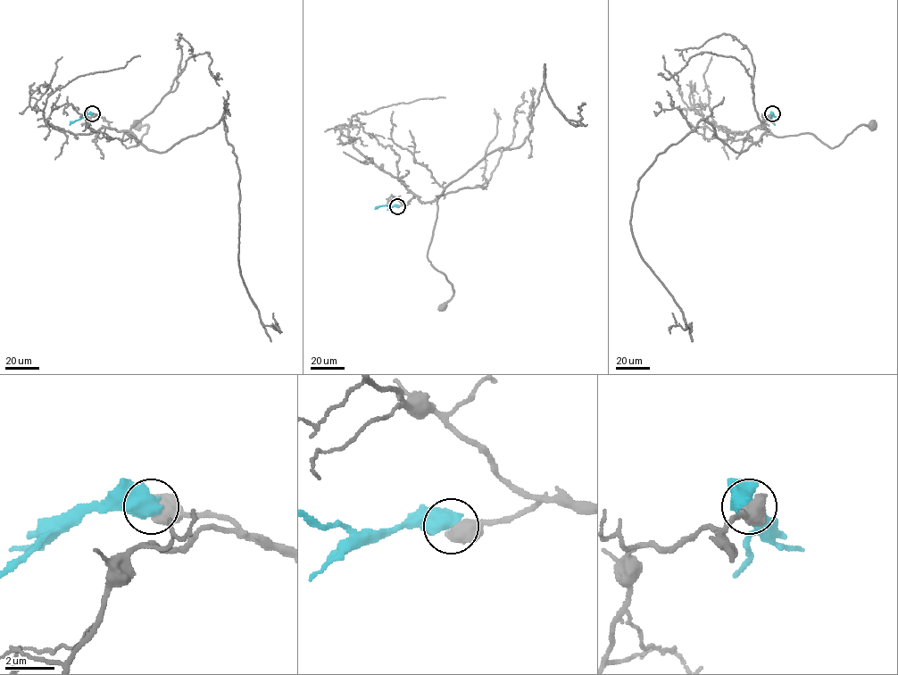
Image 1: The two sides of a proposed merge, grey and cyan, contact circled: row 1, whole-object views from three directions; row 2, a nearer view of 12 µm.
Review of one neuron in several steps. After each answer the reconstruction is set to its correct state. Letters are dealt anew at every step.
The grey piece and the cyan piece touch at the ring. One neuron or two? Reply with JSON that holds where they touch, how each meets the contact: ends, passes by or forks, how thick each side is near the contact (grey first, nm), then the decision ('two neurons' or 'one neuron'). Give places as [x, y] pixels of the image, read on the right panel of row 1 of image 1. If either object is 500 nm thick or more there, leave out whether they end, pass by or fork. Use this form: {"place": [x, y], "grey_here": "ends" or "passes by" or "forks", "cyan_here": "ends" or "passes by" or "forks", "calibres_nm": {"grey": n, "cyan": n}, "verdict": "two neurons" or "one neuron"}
{"place": [772, 113], "calibres_nm": {"grey": 750, "cyan": 800}, "verdict": "two neurons"}

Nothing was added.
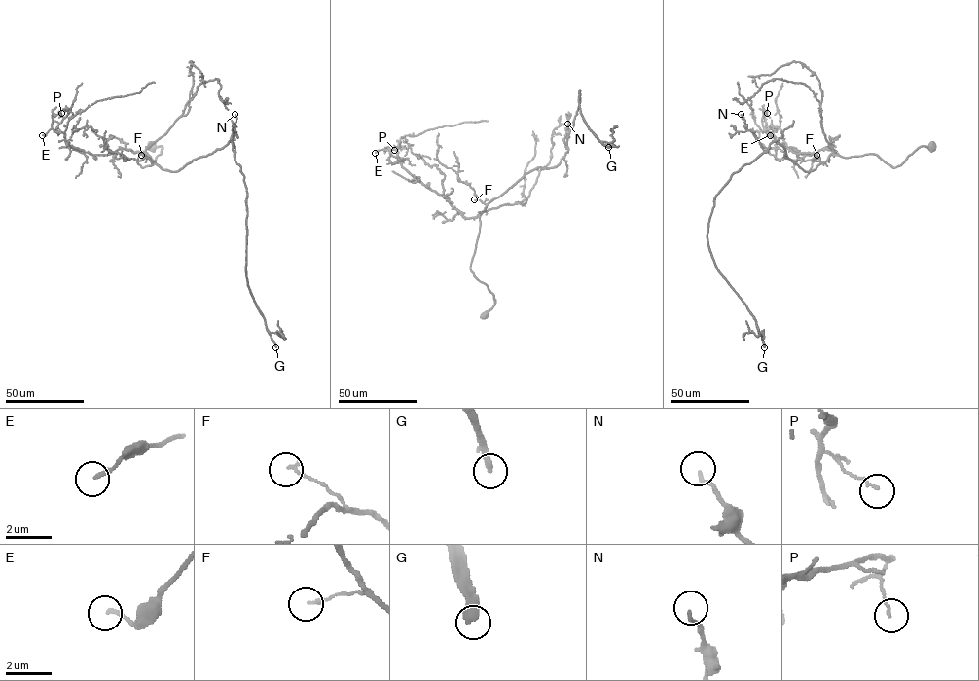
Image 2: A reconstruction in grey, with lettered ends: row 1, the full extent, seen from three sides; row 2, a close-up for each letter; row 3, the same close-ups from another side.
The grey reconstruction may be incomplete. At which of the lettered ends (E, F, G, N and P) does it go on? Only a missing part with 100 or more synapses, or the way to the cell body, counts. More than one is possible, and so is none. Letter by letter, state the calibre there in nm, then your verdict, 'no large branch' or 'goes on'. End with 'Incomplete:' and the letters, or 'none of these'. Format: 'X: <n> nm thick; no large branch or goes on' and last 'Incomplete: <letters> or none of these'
E: 170 nm thick; no large branch
F: 130 nm thick; no large branch
G: 400 nm thick; goes on
N: 130 nm thick; no large branch
P: 100 nm thick; no large branch
Incomplete: G

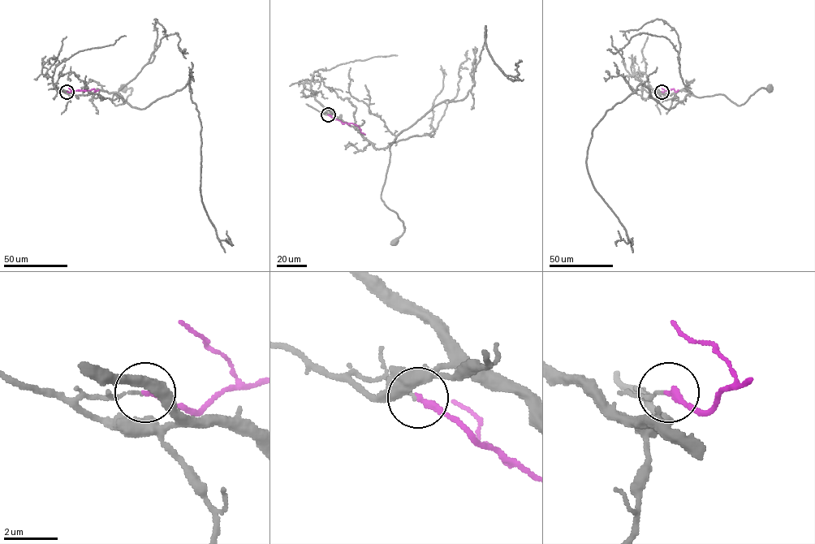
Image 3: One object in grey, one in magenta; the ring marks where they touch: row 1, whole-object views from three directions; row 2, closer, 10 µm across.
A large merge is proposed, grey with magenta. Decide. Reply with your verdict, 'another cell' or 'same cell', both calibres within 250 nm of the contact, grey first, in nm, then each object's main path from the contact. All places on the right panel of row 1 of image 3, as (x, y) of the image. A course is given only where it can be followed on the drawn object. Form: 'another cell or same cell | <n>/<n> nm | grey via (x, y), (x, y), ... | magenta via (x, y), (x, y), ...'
another cell | 90/280 nm | grey via (661, 92), (665, 95), (689, 91), (688, 94), (697, 97), (722, 94), (738, 105), (760, 88), (769, 87) | magenta via (661, 92), (679, 90)

